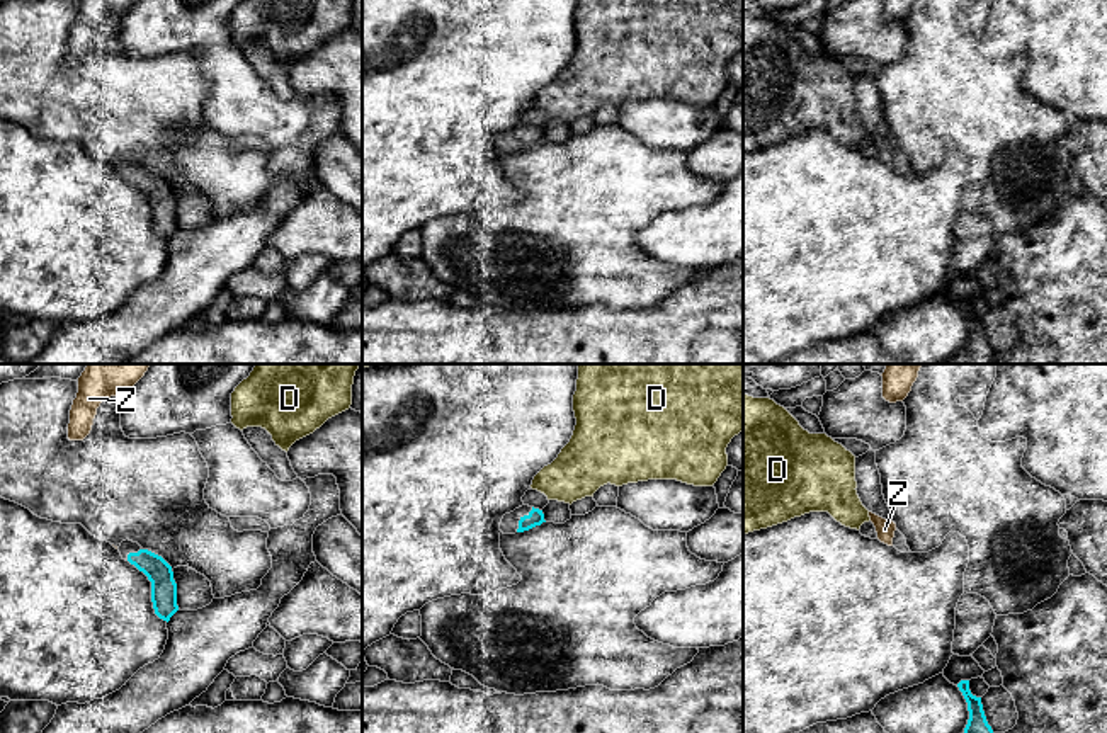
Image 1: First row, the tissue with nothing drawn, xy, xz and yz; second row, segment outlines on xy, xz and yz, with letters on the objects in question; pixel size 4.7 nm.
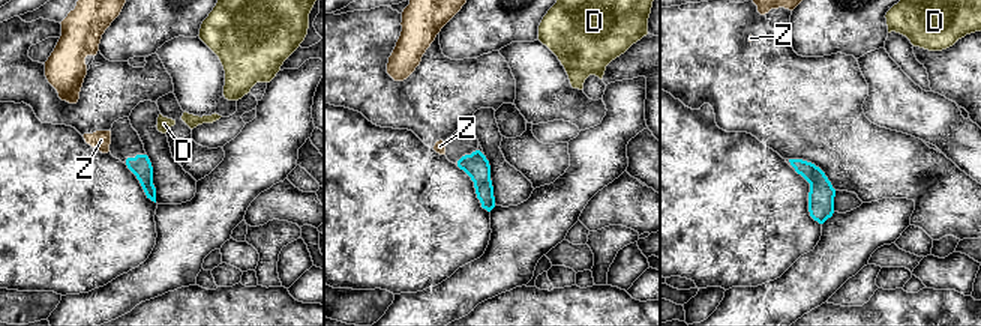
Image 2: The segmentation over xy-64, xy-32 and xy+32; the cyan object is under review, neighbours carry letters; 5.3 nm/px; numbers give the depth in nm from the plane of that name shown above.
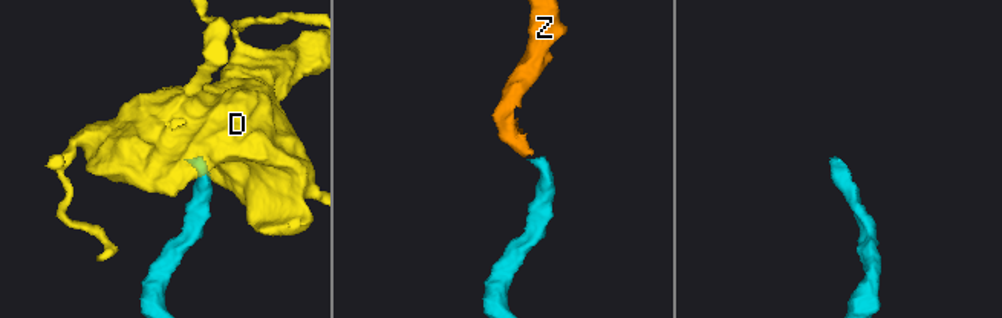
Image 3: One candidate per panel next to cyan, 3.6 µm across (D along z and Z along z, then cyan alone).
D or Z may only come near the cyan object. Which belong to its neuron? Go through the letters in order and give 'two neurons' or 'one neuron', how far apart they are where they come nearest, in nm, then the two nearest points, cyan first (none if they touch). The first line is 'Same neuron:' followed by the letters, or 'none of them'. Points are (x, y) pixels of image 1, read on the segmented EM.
Same neuron: Z
D: two neurons; 60 nm apart; from cyan across xz (541, 511), (548, 499)
Z: one neuron; 60 nm apart; from cyan across xy (128, 555), (116, 548)

